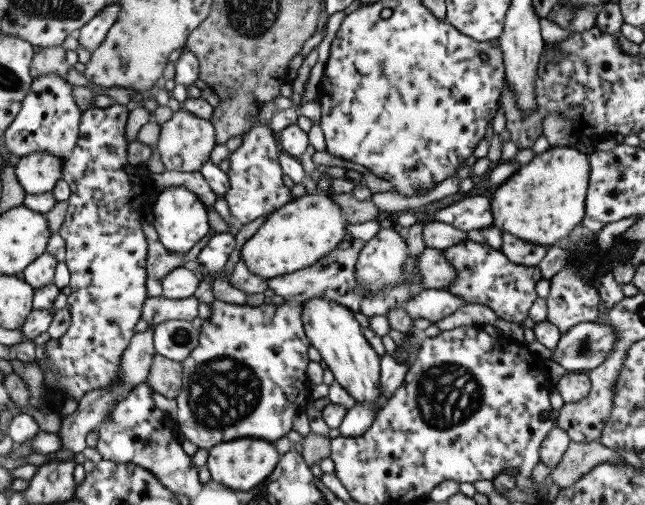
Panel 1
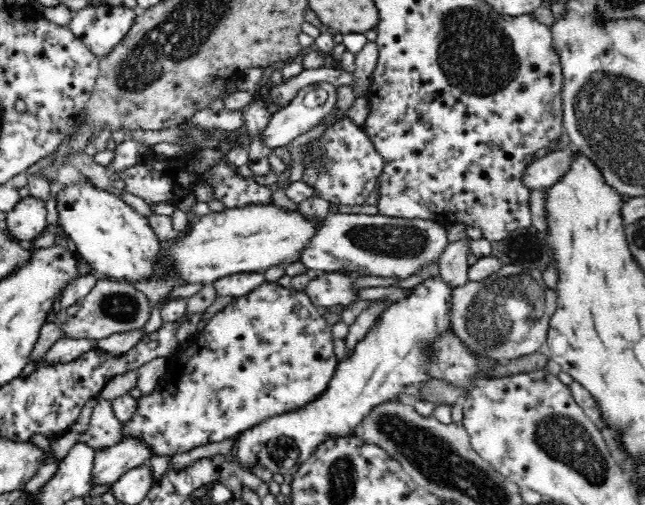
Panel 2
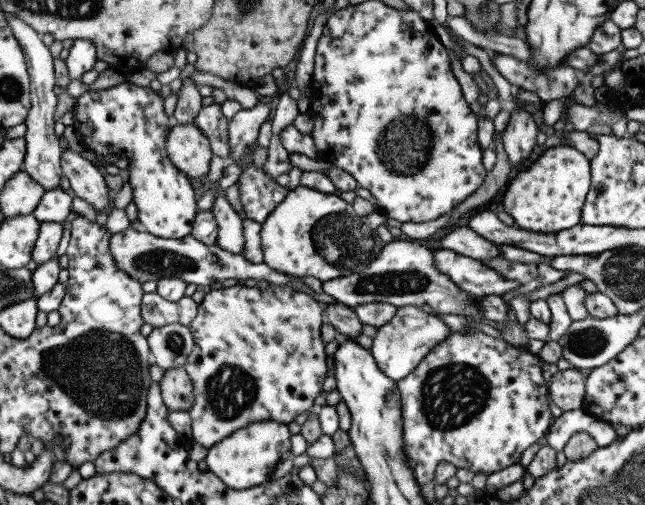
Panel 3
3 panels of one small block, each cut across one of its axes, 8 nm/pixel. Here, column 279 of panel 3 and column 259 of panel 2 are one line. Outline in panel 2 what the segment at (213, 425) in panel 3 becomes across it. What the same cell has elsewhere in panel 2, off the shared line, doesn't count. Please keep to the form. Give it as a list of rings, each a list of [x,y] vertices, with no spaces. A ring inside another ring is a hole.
[[[278,282],[261,284],[258,288],[252,290],[250,294],[233,299],[226,308],[210,318],[204,328],[198,331],[192,339],[180,344],[167,357],[167,370],[164,372],[164,376],[159,378],[152,392],[137,398],[136,412],[133,417],[121,424],[122,439],[126,440],[126,438],[132,438],[133,436],[133,438],[145,442],[151,448],[152,454],[172,457],[181,452],[188,452],[192,448],[210,444],[210,442],[222,442],[228,440],[228,438],[238,437],[241,432],[252,428],[264,419],[299,409],[301,406],[312,402],[319,394],[322,394],[327,389],[330,380],[332,380],[339,362],[334,353],[334,339],[331,326],[326,323],[326,319],[323,317],[323,311],[311,302],[311,299],[304,291],[295,291],[291,287],[285,288],[285,286],[280,286]]]

